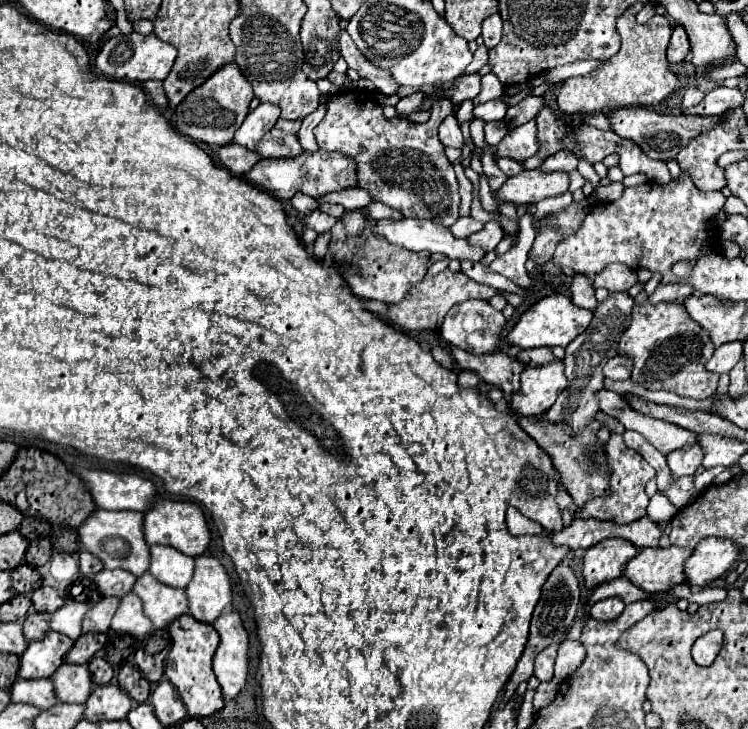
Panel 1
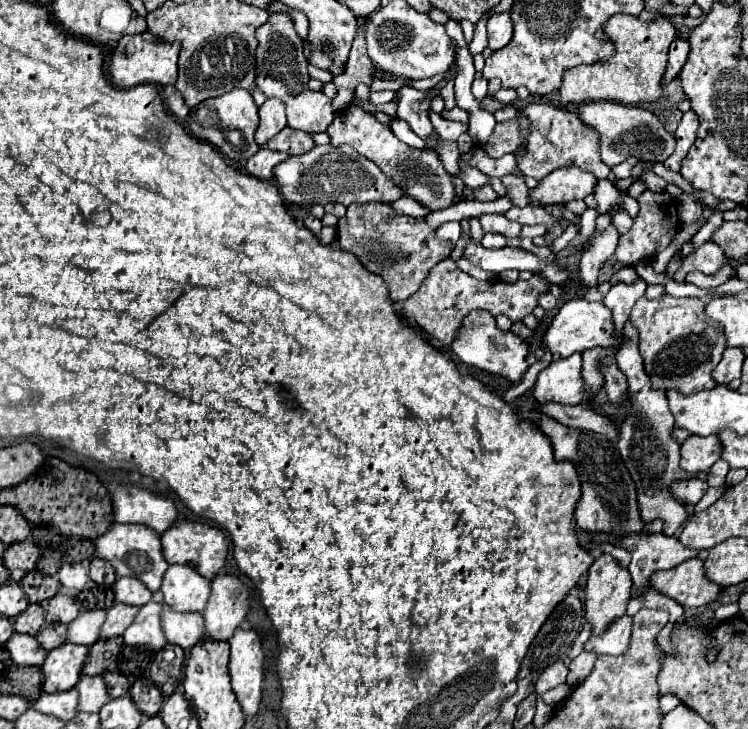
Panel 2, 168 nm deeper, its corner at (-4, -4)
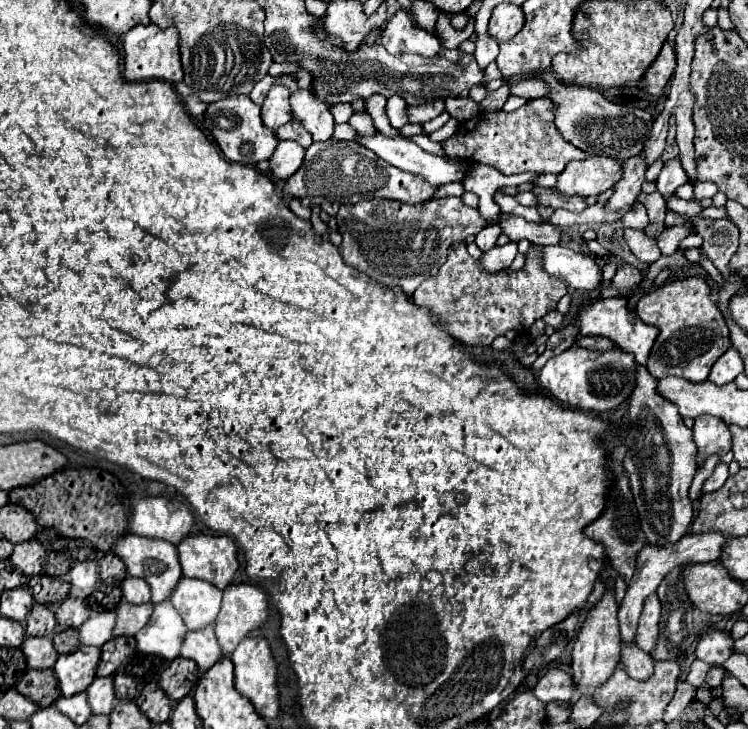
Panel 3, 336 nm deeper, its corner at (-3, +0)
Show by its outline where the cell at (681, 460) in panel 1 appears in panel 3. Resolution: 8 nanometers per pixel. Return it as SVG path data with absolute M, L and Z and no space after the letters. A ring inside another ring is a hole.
M700 415L694 423L694 441L698 445L696 461L704 461L710 455L724 455L732 449L732 437L728 425L720 417Z

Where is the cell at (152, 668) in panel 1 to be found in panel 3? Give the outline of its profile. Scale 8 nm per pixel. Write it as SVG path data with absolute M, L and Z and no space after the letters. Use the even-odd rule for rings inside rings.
M178 657L170 663L170 667L160 675L160 687L164 689L164 693L178 703L182 697L190 695L196 689L196 683L200 679L200 671L198 665L194 665L194 661Z

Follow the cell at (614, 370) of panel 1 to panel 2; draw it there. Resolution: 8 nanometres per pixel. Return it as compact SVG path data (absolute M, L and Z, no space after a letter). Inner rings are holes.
M629 325L625 327L625 339L621 349L615 355L617 367L621 373L625 373L631 389L631 409L627 413L627 419L621 423L621 437L619 437L619 453L625 465L629 467L629 473L637 485L637 499L641 507L641 519L645 523L663 519L665 529L663 533L667 535L677 535L681 525L687 519L685 505L669 493L669 483L675 479L687 479L691 475L683 473L679 469L679 443L671 441L671 429L675 427L675 421L671 417L669 405L667 405L667 395L663 391L653 391L647 373L643 371L643 359L637 349L639 337L635 333L635 327Z

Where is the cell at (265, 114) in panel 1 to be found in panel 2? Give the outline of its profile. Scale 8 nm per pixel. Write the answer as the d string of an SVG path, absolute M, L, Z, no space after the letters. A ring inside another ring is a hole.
M267 99L261 107L259 107L259 127L255 131L255 143L259 147L263 147L273 135L277 135L285 125L285 109L281 101L275 99Z

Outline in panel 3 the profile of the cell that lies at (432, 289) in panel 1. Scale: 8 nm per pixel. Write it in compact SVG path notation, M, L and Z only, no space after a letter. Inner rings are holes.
M458 241L450 247L448 261L442 265L440 273L420 283L412 295L412 301L414 305L428 307L436 313L450 335L470 347L490 347L498 335L504 335L510 329L526 335L532 323L542 319L548 311L554 311L558 301L568 293L564 279L552 277L544 271L542 257L540 245L532 245L526 253L526 263L522 269L488 273L482 269L478 259L468 255L466 243Z

